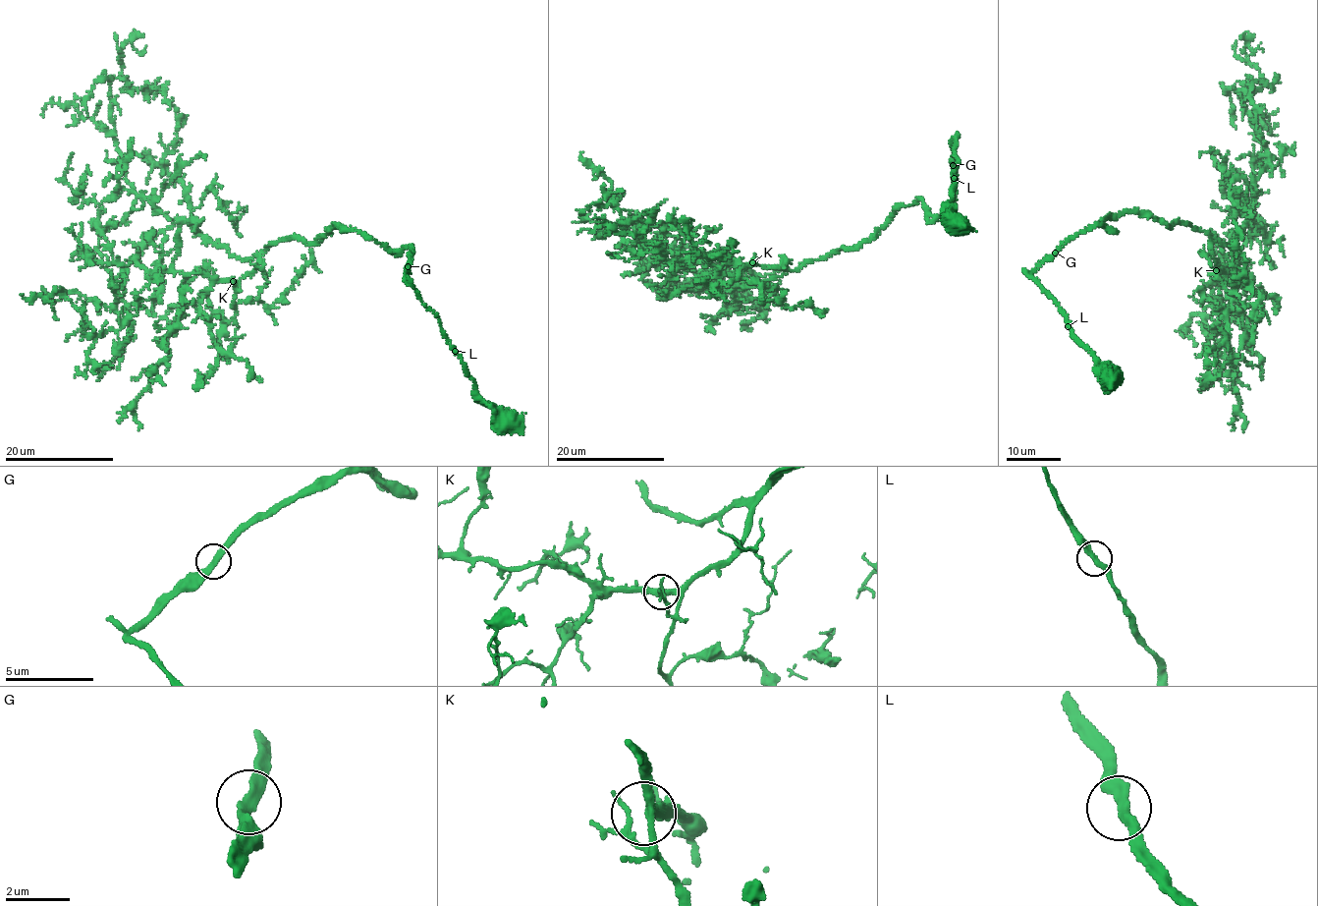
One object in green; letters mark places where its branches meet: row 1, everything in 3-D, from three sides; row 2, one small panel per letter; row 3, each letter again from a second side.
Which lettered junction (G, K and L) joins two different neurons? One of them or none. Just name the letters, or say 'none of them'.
none of them

